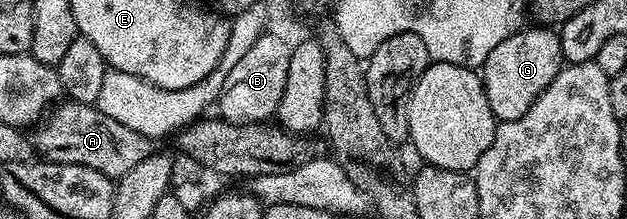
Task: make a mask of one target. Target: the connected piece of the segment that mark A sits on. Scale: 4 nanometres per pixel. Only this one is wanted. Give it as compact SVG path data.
M62 100L55 105L43 117L42 121L37 123L32 134L32 141L35 151L45 161L76 164L84 168L92 168L111 180L122 178L124 172L129 172L132 168L136 168L136 164L140 164L140 160L148 160L148 156L155 153L156 150L155 139L144 136L140 132L132 132L132 128L124 128L124 124L119 124L117 120L112 120L112 116L108 116L103 110L99 110L97 105L73 100Z

